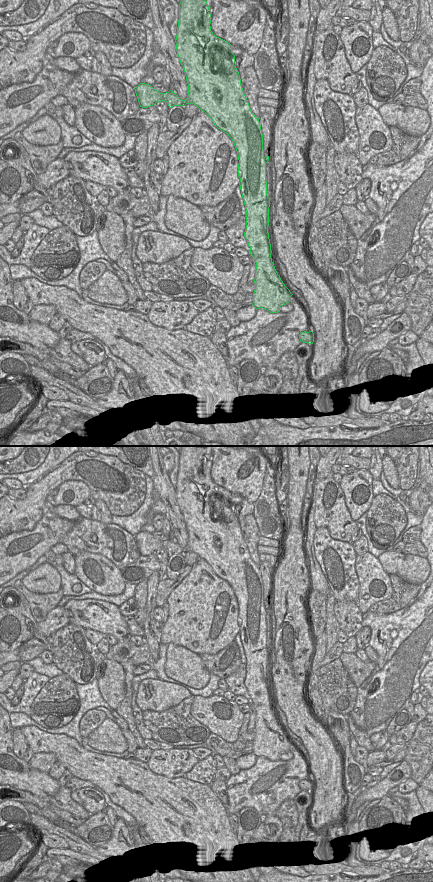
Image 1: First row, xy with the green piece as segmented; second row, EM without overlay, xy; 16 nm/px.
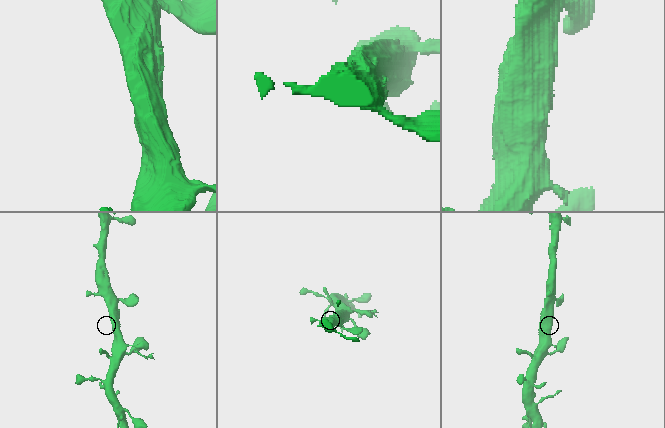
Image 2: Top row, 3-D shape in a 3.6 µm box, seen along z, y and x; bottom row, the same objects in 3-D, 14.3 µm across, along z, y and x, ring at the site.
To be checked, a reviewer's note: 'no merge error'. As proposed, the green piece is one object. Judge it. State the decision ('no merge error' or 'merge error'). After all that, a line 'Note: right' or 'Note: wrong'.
no merge error
Note: right

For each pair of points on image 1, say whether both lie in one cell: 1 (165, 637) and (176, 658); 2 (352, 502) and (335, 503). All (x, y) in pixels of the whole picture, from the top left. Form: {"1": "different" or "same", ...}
{"1": "different", "2": "different"}

